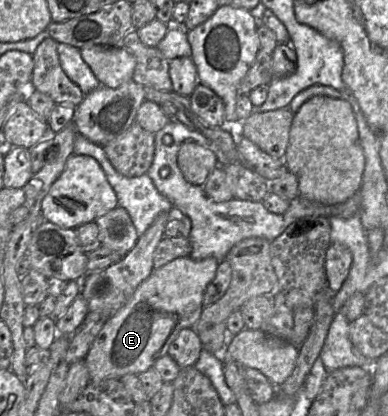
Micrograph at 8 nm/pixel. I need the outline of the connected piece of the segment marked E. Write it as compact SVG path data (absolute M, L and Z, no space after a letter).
M186 256L154 270L96 336L84 359L90 381L120 379L126 374L138 375L168 354L181 330L196 328L204 309L205 289L214 279L219 262L214 257L195 260Z

